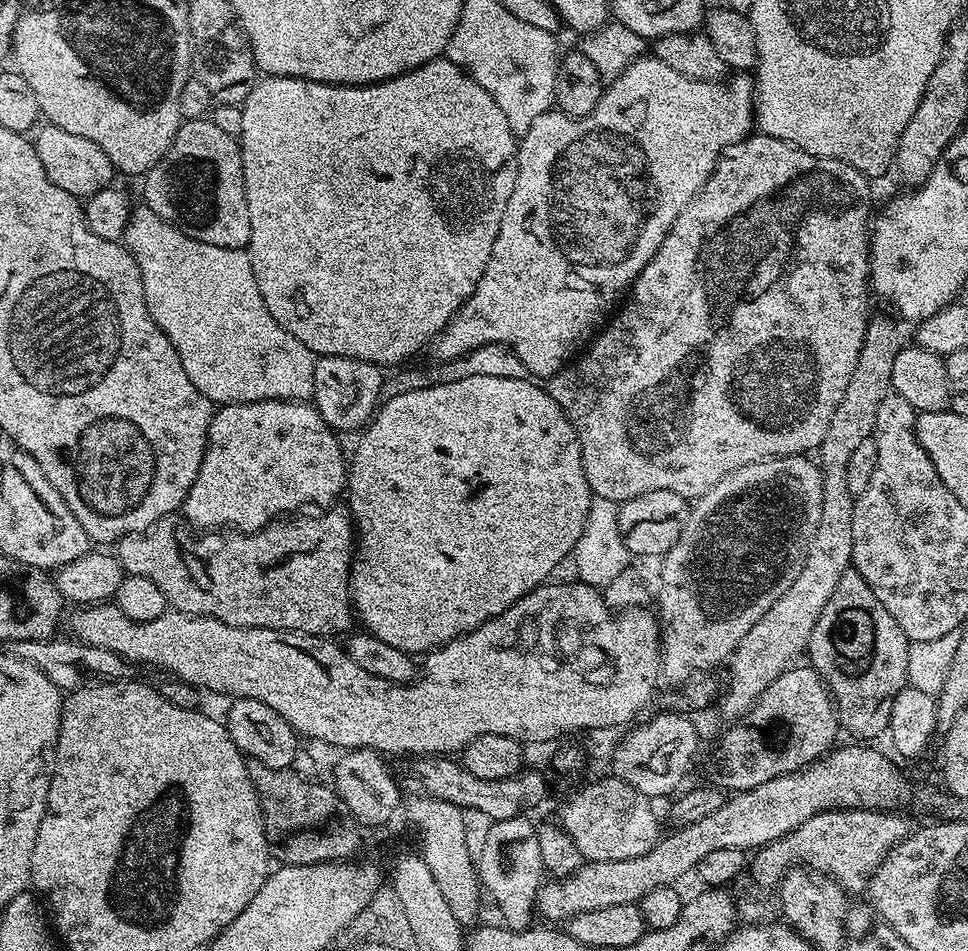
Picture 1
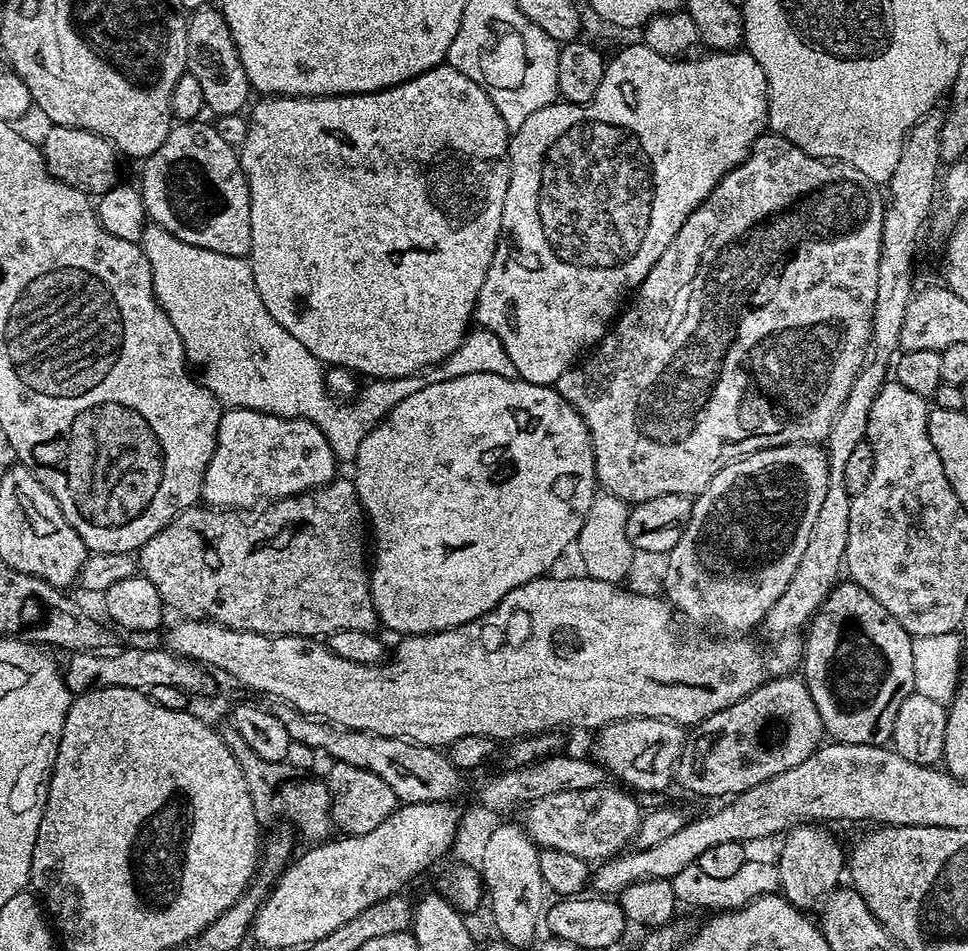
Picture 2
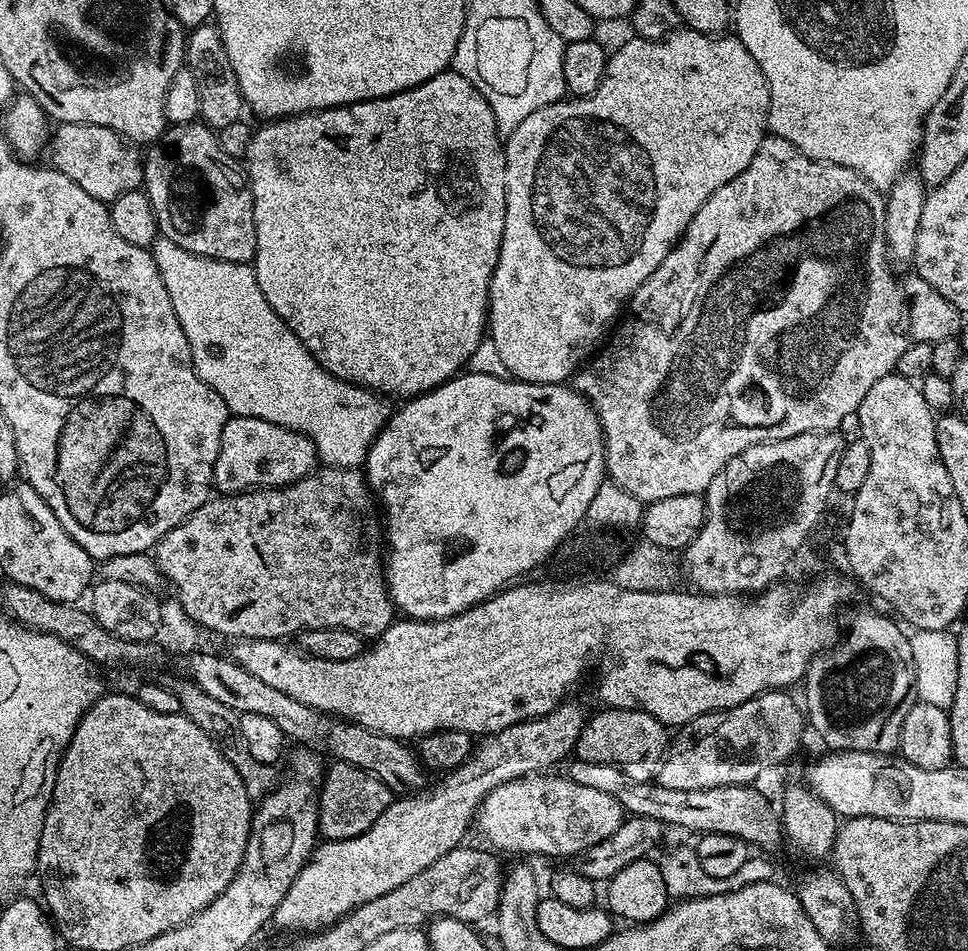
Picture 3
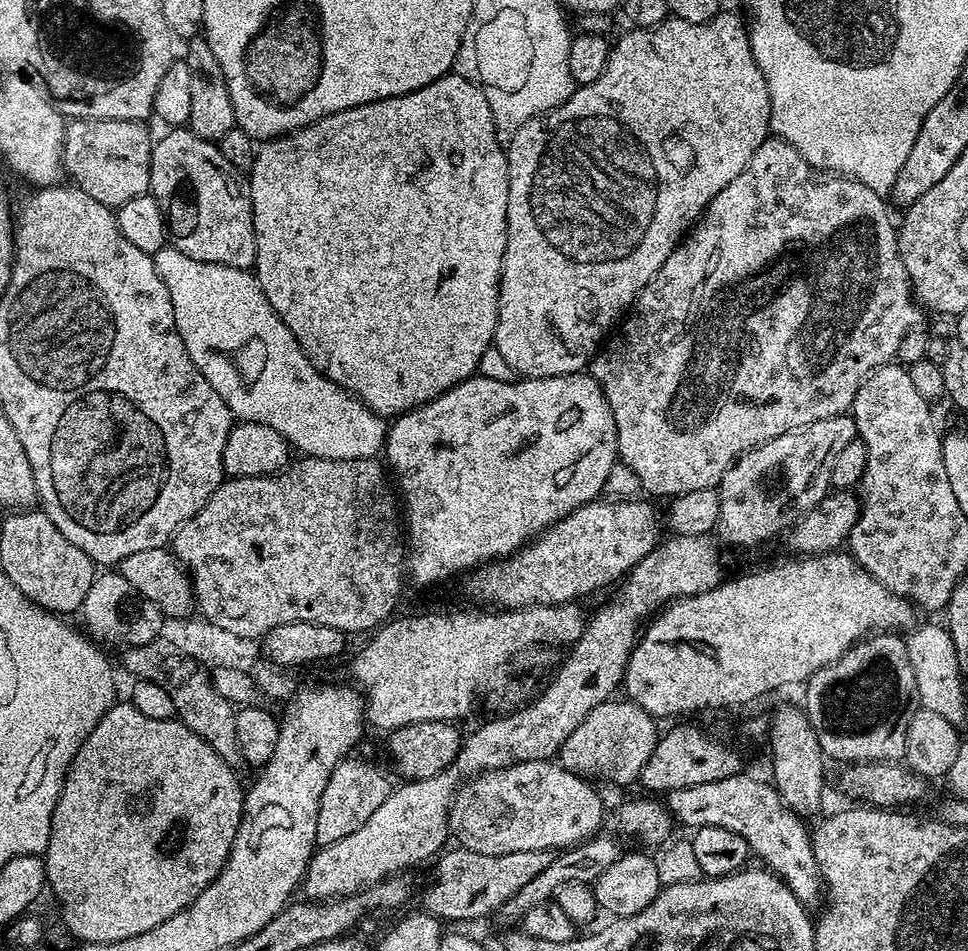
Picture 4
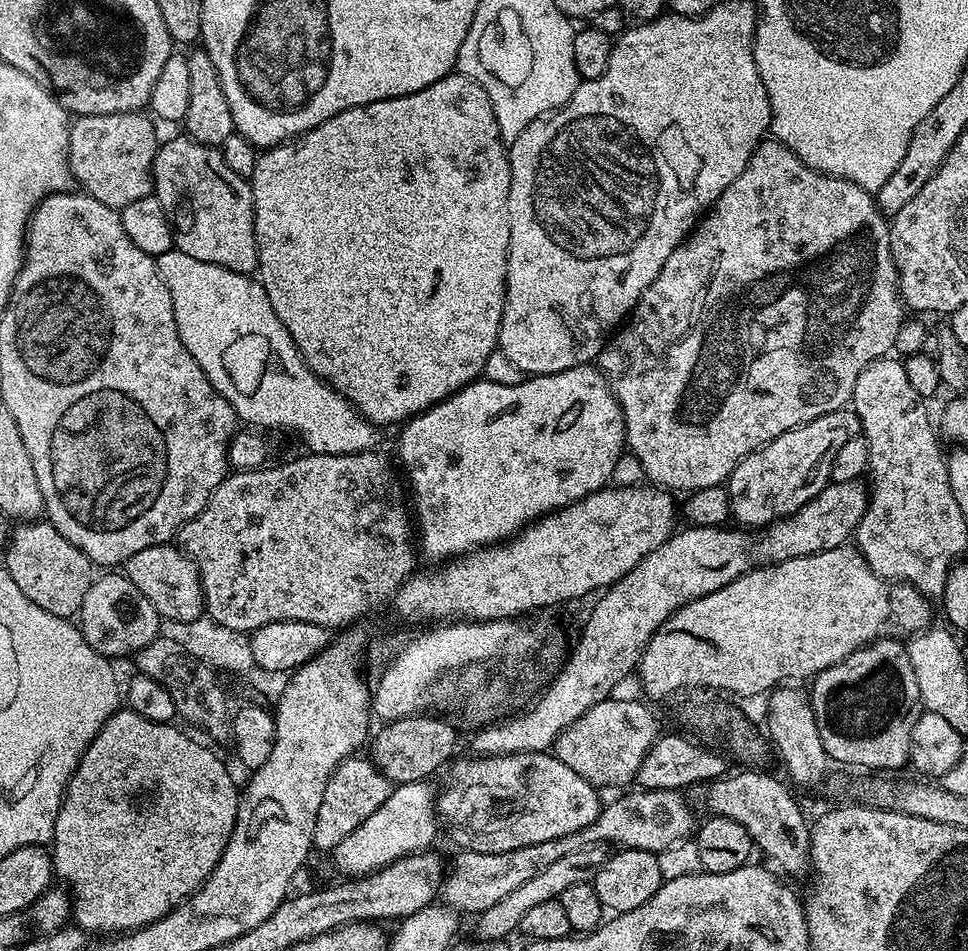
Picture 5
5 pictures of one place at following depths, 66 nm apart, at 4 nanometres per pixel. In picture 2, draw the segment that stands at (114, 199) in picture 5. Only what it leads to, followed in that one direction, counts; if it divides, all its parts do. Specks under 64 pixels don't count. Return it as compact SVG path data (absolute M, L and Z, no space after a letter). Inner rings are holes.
M52 124L49 129L44 136L42 151L46 166L54 178L87 192L92 198L98 198L121 179L120 168L116 165L118 153L109 140L90 130L67 128L61 124Z

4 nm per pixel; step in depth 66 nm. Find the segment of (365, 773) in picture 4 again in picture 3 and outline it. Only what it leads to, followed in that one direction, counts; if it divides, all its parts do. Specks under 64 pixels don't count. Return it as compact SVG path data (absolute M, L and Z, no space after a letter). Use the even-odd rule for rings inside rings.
M341 764L331 765L333 768L323 773L322 783L318 788L318 832L324 840L345 840L354 838L374 822L392 805L394 793L372 772L362 770L358 766Z

